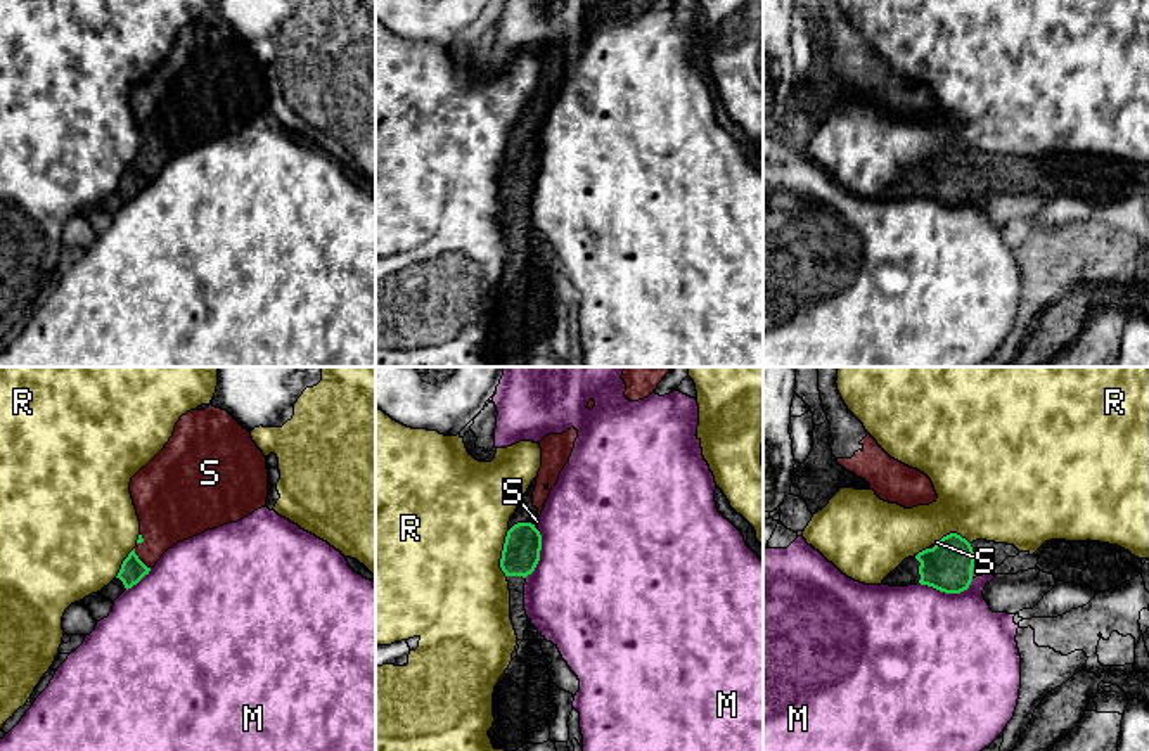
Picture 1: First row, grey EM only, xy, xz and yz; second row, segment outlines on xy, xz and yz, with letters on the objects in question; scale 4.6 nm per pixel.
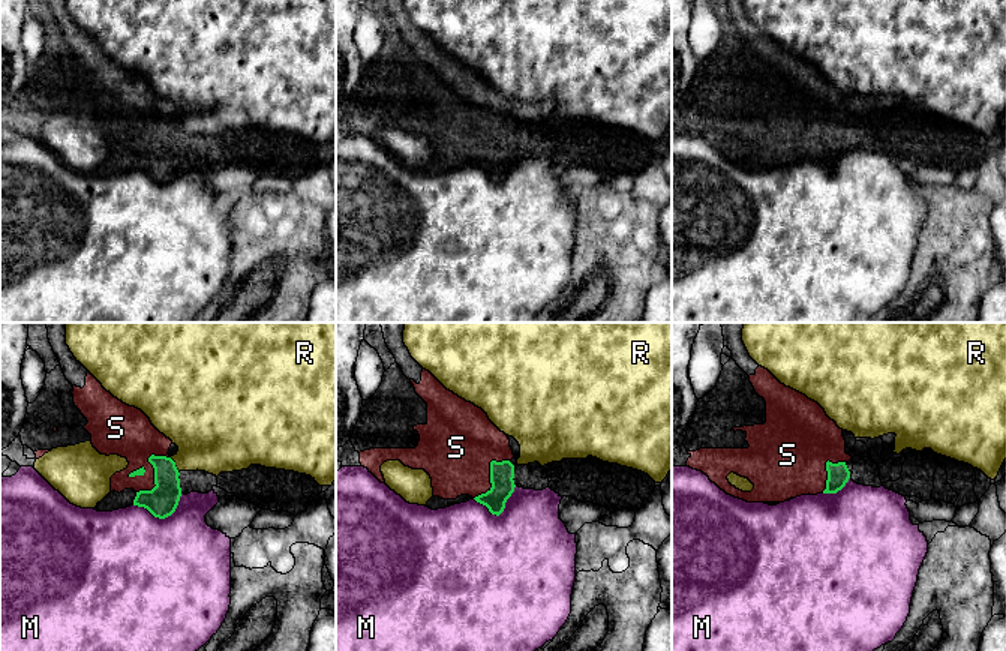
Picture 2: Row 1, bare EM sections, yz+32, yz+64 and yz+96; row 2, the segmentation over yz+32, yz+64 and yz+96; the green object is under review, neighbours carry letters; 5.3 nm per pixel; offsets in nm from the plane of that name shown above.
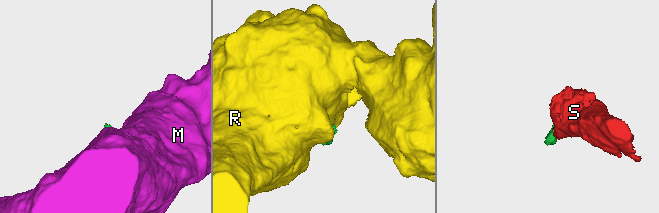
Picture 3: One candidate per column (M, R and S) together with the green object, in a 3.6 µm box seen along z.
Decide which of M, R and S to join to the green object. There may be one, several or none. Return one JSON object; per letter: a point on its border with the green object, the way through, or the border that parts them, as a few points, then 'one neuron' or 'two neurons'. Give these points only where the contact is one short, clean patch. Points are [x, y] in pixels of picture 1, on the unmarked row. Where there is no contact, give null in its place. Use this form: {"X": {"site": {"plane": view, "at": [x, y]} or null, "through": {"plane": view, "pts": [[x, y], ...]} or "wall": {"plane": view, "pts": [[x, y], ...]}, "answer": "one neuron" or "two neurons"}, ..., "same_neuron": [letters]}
{"M": {"site": {"plane": "yz", "at": [947, 205]}, "wall": {"plane": "yz", "pts": [[973, 191], [959, 205], [940, 205], [919, 194]]}, "answer": "two neurons"}, "R": {"site": {"plane": "xz", "at": [502, 166]}, "wall": {"plane": "xz", "pts": [[509, 142], [500, 172], [500, 182], [506, 189]]}, "answer": "two neurons"}, "S": {"site": {"plane": "xy", "at": [139, 172]}, "through": {"plane": "xy", "pts": [[132, 182], [139, 172], [149, 161], [168, 127]]}, "answer": "one neuron"}, "same_neuron": ["S"]}

